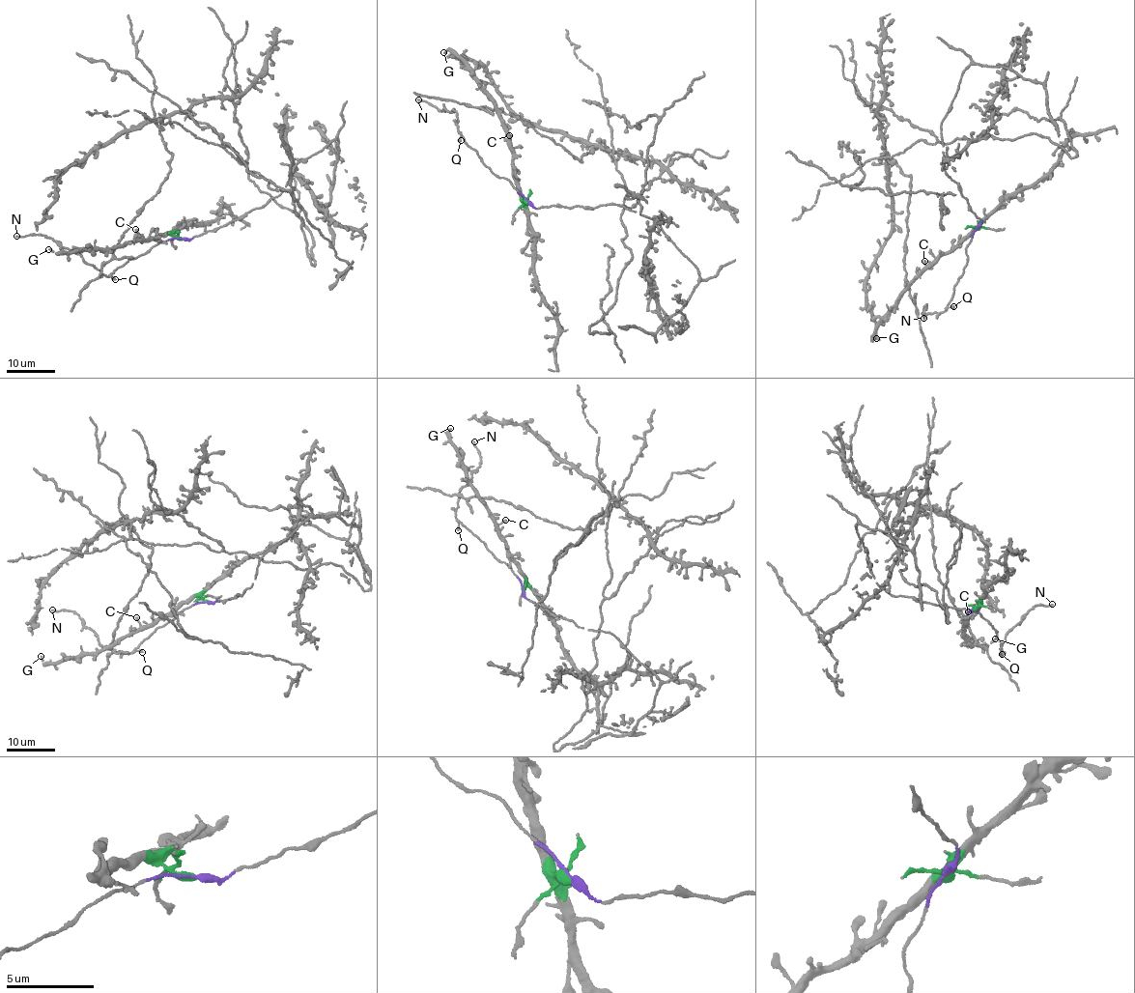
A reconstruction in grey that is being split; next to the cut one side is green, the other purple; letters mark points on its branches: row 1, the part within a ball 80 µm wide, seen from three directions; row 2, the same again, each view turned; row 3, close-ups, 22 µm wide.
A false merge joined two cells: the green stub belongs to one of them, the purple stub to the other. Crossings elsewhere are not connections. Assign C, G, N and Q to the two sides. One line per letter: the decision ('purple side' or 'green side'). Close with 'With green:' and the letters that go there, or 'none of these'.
C: green side
G: green side
N: purple side
Q: purple side
With green: C, G

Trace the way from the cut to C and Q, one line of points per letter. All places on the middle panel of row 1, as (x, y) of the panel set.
C: (526, 201), (522, 199), (513, 167), (509, 136)
Q: (526, 201), (511, 182), (499, 178), (461, 135), (461, 141)

